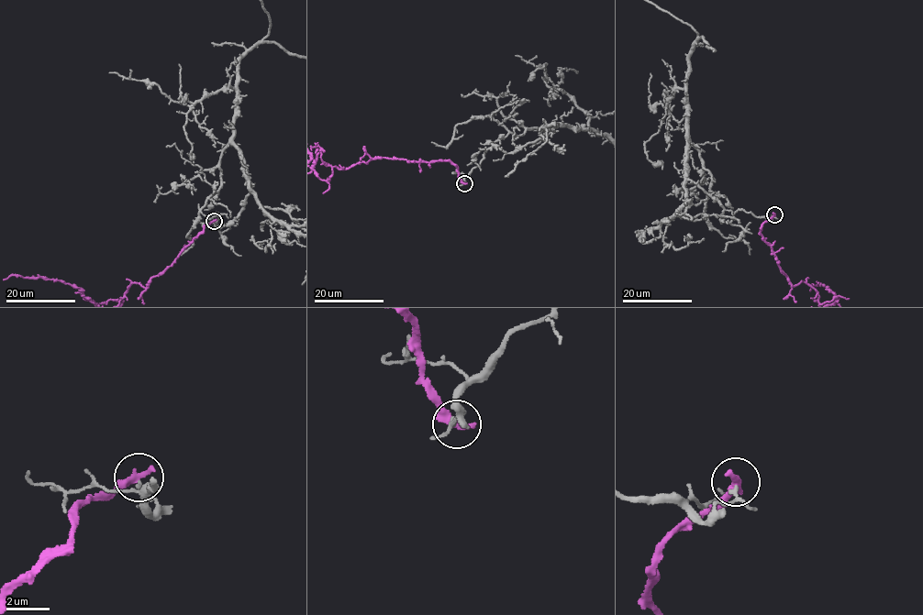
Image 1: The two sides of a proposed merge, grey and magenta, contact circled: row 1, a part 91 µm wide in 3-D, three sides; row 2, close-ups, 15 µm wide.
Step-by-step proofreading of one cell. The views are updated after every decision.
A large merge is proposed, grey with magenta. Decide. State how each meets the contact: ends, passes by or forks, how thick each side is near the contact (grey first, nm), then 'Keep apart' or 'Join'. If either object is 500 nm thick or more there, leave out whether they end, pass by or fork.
At the ring grey passes by. At the ring magenta ends. Thickness 120 nm (grey) against 440 nm. Keep apart

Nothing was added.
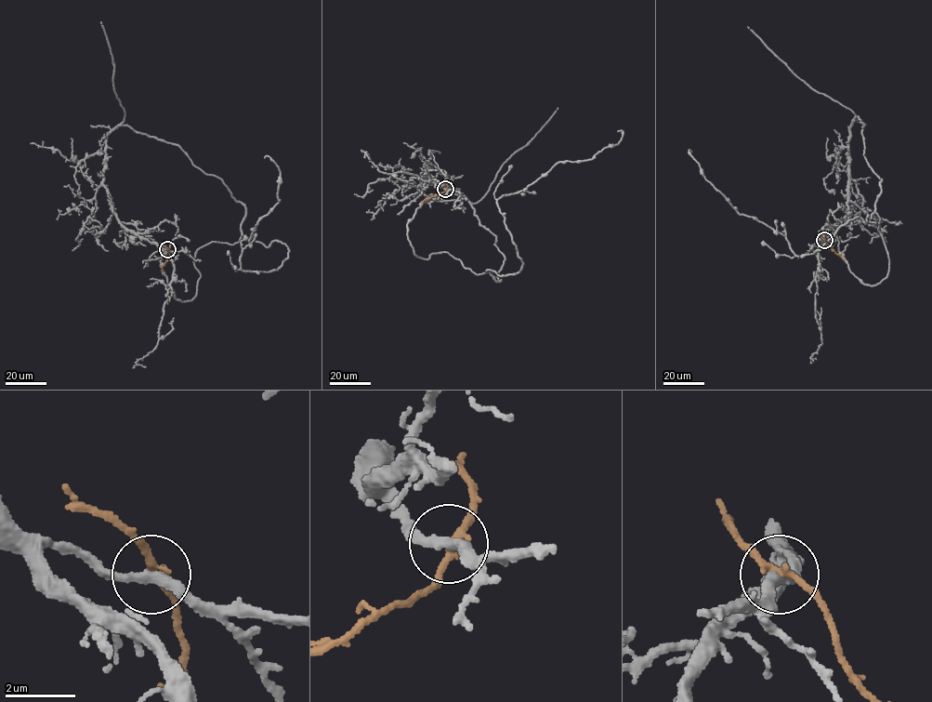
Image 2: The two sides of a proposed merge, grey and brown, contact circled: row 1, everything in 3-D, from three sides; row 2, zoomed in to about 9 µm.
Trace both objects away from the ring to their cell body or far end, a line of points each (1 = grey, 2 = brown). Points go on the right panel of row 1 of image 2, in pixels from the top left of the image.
1: (824, 240), (847, 213), (858, 116), (881, 179), (874, 211), (801, 256), (737, 212), (691, 152)
2: (824, 240), (844, 260)

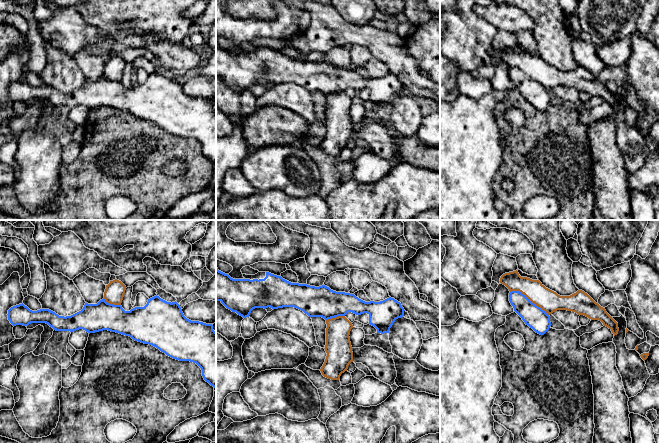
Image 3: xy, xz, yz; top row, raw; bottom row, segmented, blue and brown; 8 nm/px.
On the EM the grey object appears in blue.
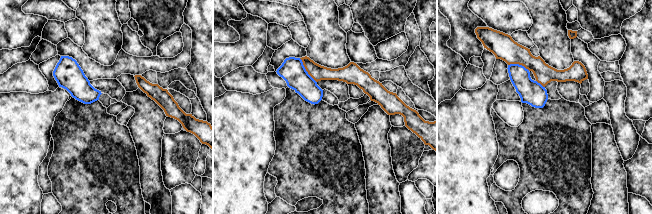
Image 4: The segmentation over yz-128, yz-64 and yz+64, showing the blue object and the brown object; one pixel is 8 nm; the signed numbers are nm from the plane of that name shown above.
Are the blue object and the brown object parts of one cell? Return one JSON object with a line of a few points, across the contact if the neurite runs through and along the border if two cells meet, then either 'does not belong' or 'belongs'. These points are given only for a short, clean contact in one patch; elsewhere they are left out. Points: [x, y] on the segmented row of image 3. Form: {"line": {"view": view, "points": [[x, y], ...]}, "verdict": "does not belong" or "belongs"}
{"line": {"view": "yz", "points": [[510, 291], [520, 291], [548, 315]]}, "verdict": "does not belong"}

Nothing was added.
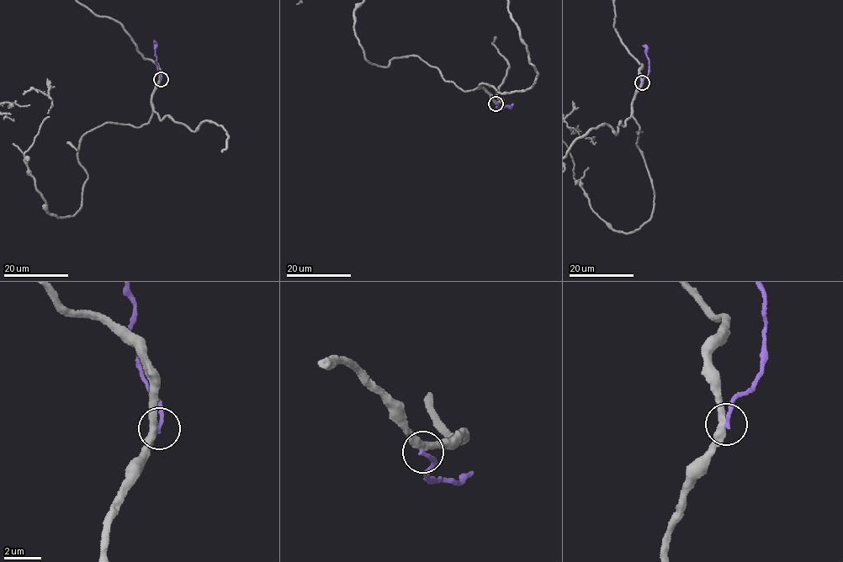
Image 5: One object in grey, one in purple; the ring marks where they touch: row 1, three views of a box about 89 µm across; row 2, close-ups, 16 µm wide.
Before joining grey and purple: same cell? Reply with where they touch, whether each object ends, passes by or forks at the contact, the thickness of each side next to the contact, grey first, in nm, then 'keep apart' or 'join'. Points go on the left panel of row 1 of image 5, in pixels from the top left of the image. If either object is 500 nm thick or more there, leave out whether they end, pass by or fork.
(161, 79) | grey passes by | purple ends | 360/200 nm | keep apart

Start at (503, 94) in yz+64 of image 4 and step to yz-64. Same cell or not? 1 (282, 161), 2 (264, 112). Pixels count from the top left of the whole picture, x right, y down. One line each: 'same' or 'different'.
1: same
2: different

